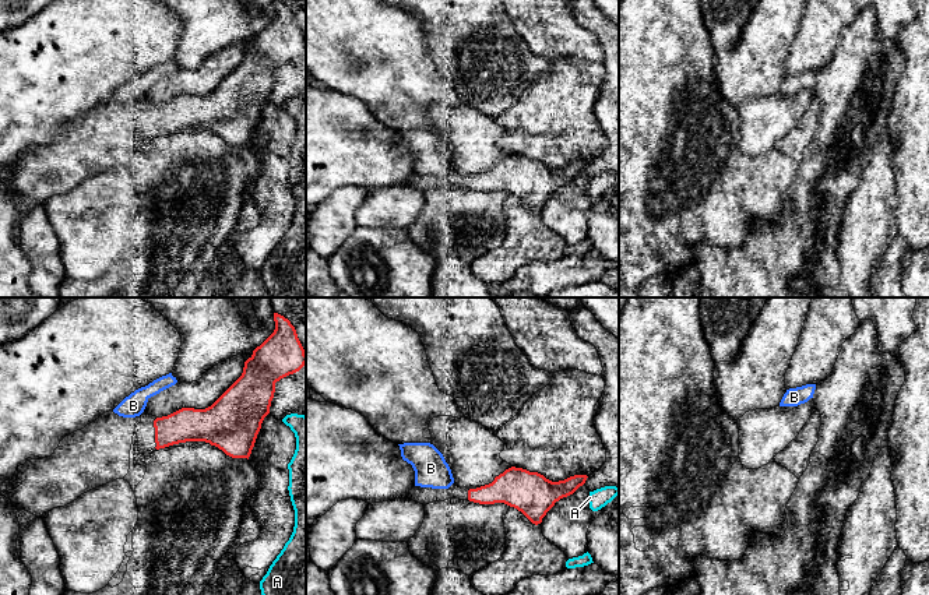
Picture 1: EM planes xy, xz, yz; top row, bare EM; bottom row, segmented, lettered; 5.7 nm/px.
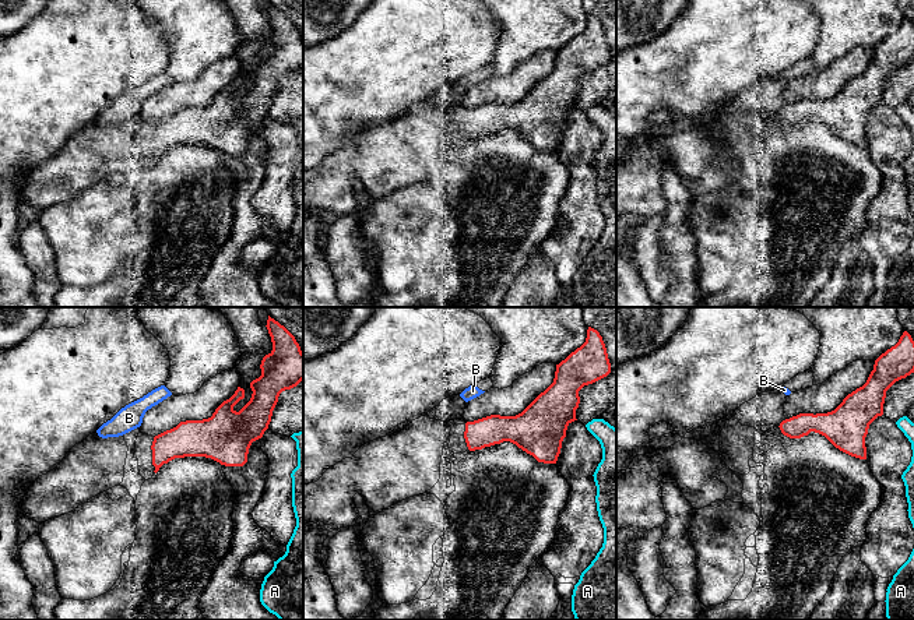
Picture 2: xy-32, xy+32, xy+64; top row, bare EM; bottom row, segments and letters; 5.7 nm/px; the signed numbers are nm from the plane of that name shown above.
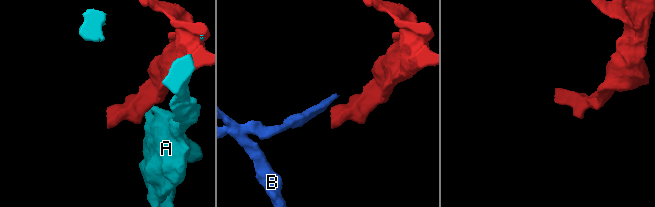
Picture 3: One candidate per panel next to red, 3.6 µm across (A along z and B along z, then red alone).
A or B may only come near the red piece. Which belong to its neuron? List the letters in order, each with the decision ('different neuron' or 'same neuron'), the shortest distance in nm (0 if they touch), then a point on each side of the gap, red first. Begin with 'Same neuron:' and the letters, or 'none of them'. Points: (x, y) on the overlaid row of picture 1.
Same neuron: none of them
A: different neuron; gap 60 nm; span xz (581, 485), (590, 492)
B: different neuron; gap 90 nm; span xy (154, 421), (143, 411)

